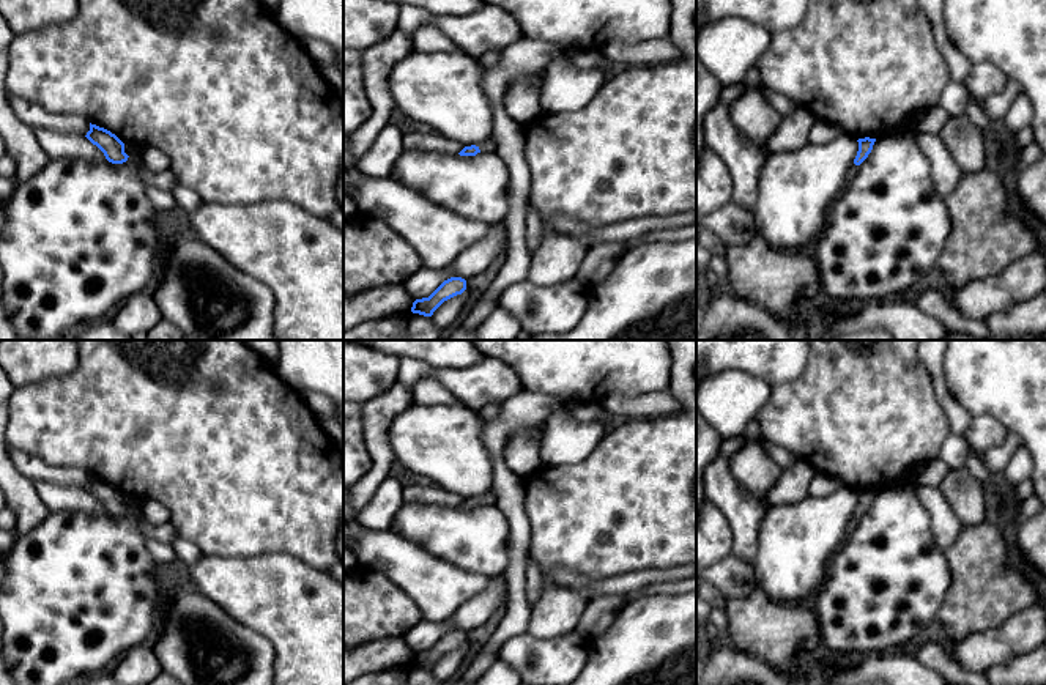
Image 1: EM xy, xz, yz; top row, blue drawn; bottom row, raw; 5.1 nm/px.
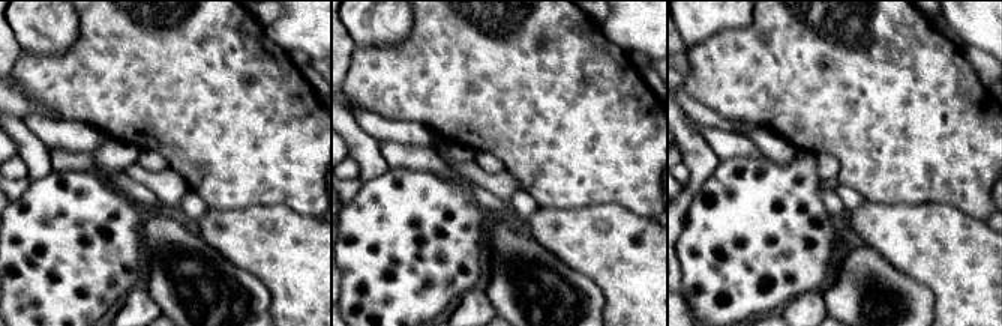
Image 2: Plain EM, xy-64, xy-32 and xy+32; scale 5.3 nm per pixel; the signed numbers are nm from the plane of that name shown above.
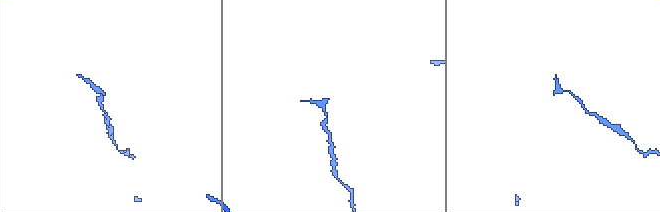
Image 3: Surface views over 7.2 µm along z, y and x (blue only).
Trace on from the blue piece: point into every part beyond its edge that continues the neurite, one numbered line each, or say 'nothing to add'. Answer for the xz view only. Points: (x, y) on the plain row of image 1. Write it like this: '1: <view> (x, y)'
1: xz (489, 498)

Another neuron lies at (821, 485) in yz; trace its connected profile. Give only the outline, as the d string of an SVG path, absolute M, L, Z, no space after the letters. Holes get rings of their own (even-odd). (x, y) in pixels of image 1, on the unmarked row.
M816 472L810 483L808 494L827 496L827 494L840 490L841 487L843 487L843 483L840 480L835 480L833 477L825 476L822 472Z

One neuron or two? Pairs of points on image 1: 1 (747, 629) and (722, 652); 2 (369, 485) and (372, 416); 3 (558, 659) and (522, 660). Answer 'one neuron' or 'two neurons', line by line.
1: two neurons
2: one neuron
3: one neuron

